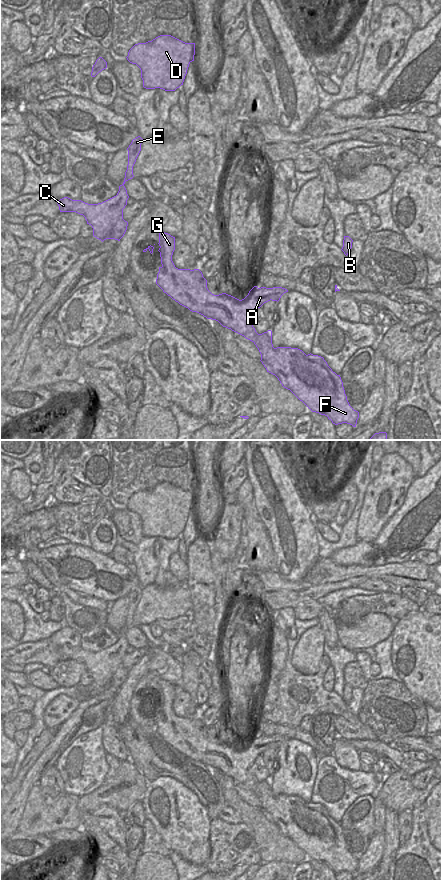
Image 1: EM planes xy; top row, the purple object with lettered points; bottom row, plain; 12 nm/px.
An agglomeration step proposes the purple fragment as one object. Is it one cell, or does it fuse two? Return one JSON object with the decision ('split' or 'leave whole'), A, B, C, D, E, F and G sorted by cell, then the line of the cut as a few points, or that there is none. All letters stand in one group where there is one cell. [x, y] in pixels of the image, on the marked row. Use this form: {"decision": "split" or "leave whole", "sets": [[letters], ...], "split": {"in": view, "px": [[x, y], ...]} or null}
{"decision": "leave whole", "sets": [["A", "B", "C", "D", "E", "F", "G"]], "split": null}

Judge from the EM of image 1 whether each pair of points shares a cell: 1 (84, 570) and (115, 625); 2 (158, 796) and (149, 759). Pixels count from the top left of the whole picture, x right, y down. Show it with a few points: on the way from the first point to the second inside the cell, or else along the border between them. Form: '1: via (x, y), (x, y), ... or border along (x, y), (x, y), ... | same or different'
1: border along (126, 595), (117, 598), (111, 603) | different
2: border along (178, 780), (172, 777), (160, 776), (148, 782) | different

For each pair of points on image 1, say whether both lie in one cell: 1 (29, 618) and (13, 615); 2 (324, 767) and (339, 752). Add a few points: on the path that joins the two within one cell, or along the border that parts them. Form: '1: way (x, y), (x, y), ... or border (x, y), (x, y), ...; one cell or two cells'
1: border (16, 602), (24, 621), (20, 640); two cells
2: border (333, 754), (341, 766), (354, 770); two cells

